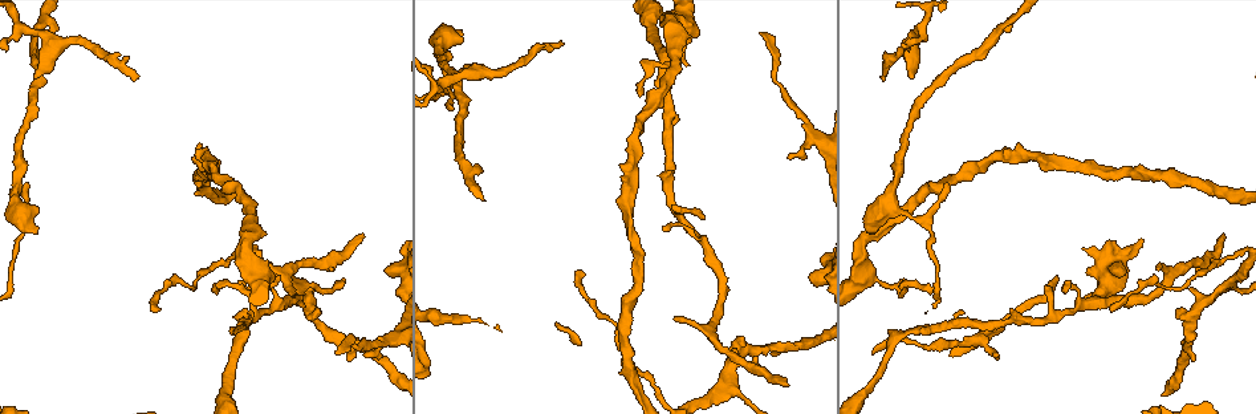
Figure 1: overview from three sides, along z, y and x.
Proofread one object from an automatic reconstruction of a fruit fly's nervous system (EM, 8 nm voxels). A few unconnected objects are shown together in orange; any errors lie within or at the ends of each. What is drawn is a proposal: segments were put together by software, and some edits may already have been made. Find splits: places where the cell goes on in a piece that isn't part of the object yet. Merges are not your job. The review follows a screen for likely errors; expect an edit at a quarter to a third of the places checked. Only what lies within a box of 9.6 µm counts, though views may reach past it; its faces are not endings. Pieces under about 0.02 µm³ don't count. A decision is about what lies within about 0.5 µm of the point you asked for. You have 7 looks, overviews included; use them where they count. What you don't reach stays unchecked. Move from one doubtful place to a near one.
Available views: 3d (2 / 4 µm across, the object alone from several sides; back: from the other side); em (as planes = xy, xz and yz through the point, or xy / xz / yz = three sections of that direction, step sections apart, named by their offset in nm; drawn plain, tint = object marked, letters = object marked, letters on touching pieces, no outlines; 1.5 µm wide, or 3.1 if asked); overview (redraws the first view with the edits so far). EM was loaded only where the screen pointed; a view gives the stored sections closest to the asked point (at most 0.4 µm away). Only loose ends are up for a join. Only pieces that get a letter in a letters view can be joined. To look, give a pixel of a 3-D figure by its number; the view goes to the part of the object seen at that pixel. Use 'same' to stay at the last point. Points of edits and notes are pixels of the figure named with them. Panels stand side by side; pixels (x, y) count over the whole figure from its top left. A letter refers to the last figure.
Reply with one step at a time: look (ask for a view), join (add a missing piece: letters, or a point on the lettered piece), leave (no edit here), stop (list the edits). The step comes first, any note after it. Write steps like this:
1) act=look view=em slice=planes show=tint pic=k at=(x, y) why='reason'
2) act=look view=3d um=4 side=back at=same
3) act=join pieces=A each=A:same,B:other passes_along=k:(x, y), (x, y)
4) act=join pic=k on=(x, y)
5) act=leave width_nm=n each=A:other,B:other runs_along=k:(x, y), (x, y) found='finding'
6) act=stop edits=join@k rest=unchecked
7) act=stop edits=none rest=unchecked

act=look view=3d um=4 pic=1 at=(786, 384)

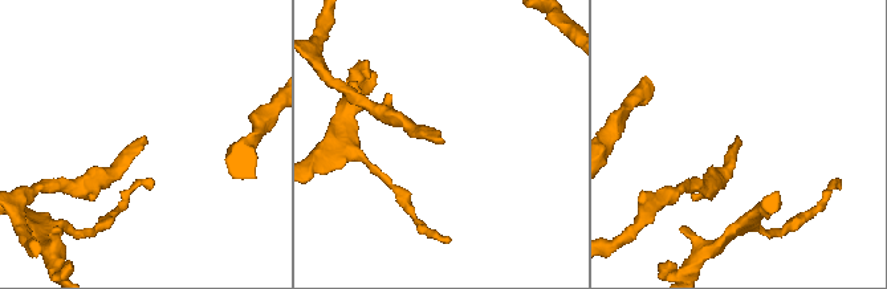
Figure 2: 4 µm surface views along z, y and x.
act=look view=em slice=planes show=plain pic=2 at=(441, 139) why='shape alone is not enough'

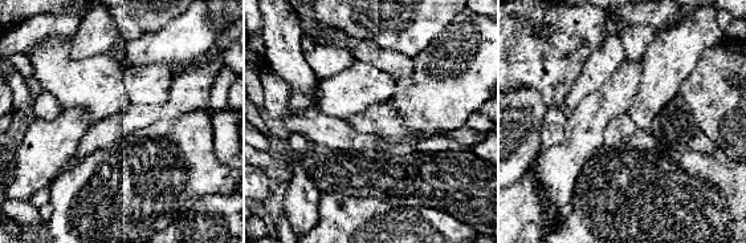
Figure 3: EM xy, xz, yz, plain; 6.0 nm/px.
act=look view=em slice=planes show=letters at=same why='what lies round it'

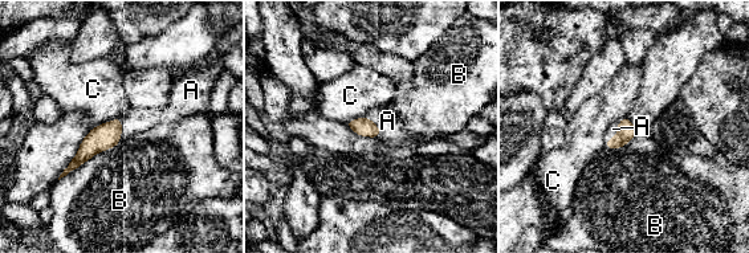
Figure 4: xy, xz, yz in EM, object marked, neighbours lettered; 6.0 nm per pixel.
act=join pic=4 on=(613, 129) each=A:same,B:other,C:other found='it goes on there'

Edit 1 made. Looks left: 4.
act=look view=overview

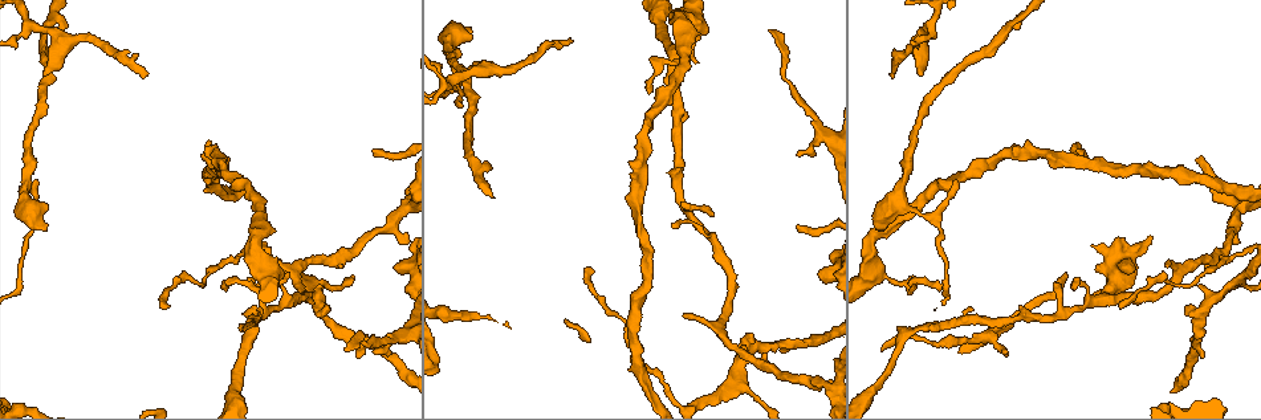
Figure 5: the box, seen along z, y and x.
act=look view=em slice=planes show=tint pic=5 at=(769, 29) why='an open end'

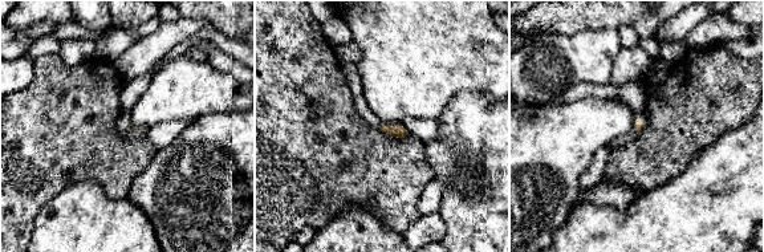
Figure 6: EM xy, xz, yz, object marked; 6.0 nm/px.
act=look view=em slice=planes show=letters at=same why='what lies round it'

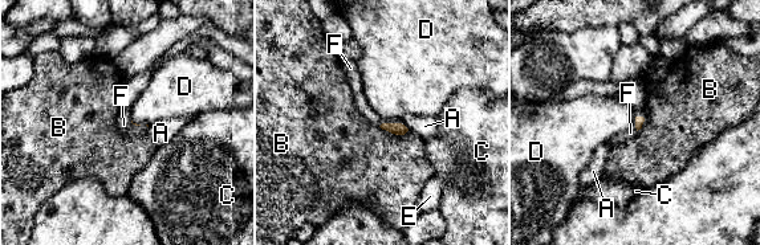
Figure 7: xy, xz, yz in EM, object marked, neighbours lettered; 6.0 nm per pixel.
act=join pic=7 on=(630, 133) each=A:other,B:other,C:other,D:other,E:other,F:same passes_along=7:(641, 119), (635, 121), (630, 133) found='it goes on there'

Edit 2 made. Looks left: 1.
act=stop edits=join@4,join@7 rest=unchecked

